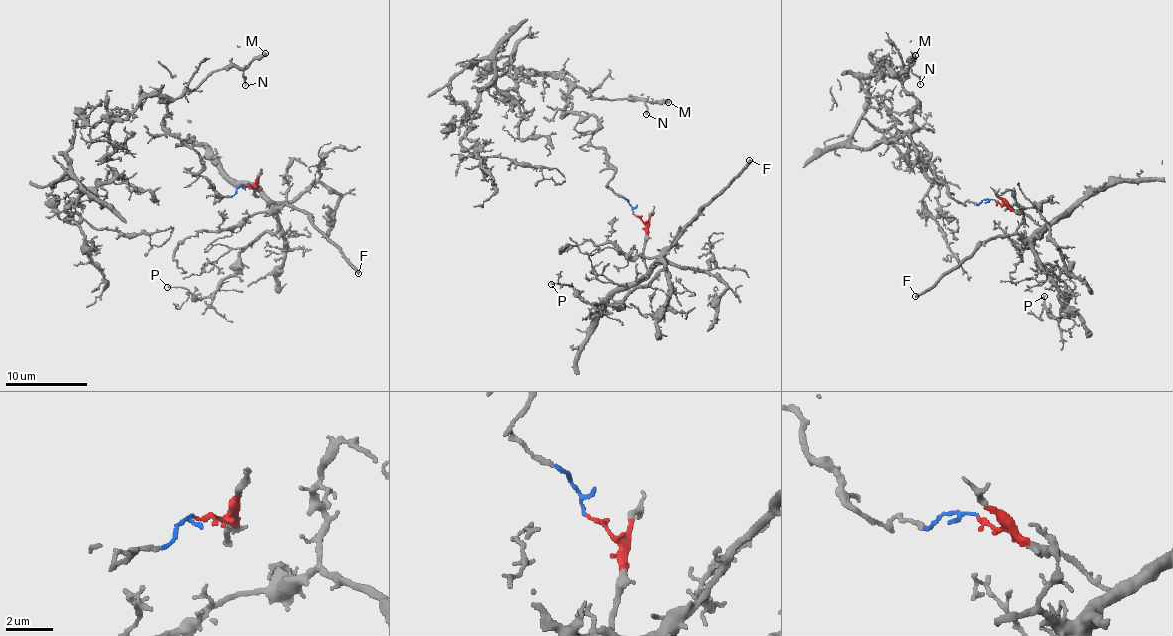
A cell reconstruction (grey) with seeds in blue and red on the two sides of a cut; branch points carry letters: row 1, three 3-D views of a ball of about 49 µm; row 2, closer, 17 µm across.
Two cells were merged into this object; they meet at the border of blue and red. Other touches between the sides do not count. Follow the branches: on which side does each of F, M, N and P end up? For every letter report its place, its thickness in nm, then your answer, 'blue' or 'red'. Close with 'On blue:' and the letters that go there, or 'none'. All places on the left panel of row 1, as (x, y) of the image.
F: at (358, 273); 240 nm thick; red
M: at (265, 53); 400 nm thick; blue
N: at (245, 85); 140 nm thick; blue
P: at (167, 287); 110 nm thick; red
On blue: M, N

